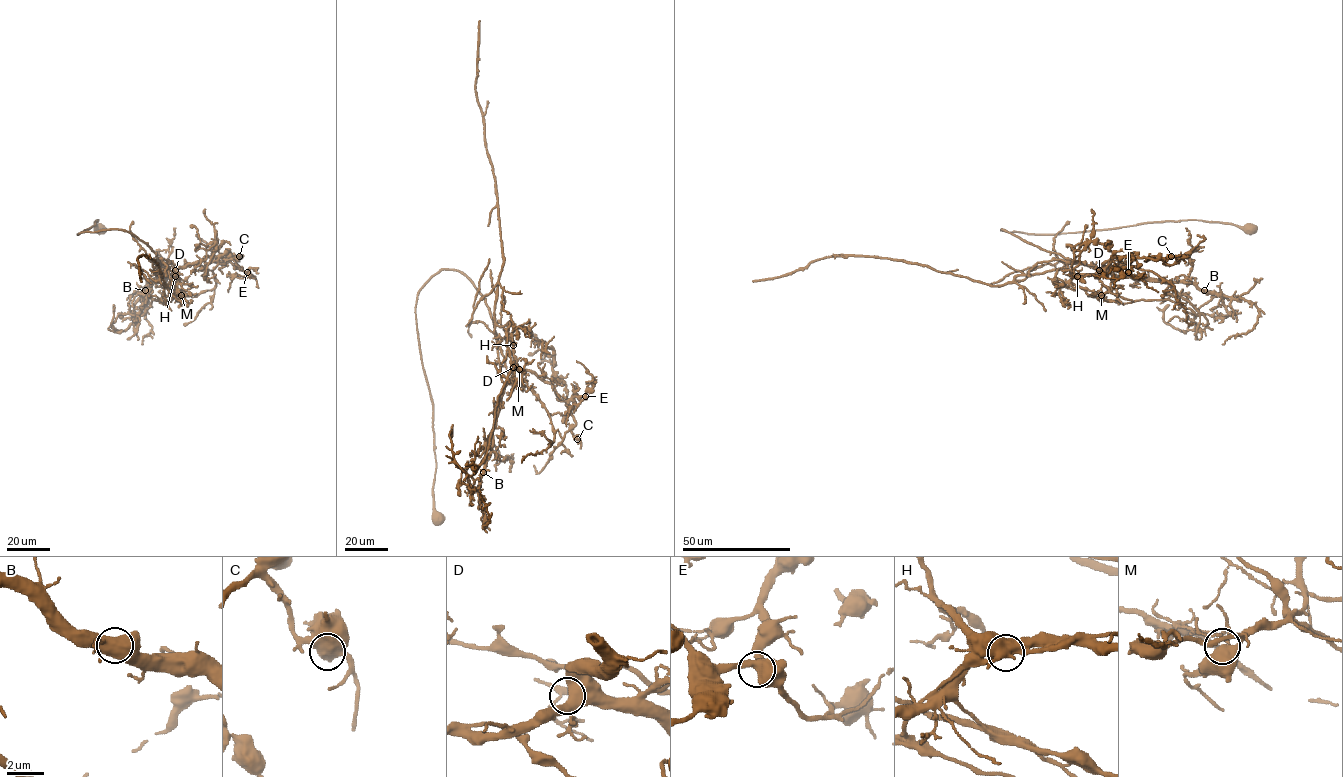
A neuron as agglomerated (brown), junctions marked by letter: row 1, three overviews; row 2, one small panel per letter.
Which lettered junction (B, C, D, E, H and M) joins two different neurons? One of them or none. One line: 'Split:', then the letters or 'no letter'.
Split: H

